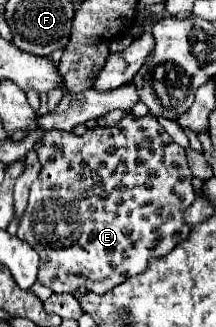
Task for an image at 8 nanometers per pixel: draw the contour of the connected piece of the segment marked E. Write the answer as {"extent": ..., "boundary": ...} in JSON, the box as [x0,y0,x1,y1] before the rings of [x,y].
{"extent":[18,113,196,295],"boundary":[[[126,113],[124,119],[118,121],[116,127],[94,127],[88,129],[84,135],[74,135],[74,133],[60,133],[60,131],[46,131],[46,135],[34,143],[34,151],[38,153],[38,161],[42,163],[42,171],[38,175],[38,179],[32,183],[30,187],[30,203],[26,207],[24,217],[20,219],[20,227],[18,227],[18,239],[26,241],[28,245],[32,245],[38,255],[40,255],[40,271],[38,271],[38,281],[46,287],[50,287],[54,293],[68,293],[68,291],[92,291],[98,295],[104,295],[106,291],[114,289],[116,285],[124,283],[128,277],[142,273],[148,267],[150,259],[158,259],[168,255],[178,243],[182,243],[192,227],[186,225],[184,221],[184,211],[194,203],[196,199],[196,191],[192,187],[192,173],[186,161],[186,151],[176,145],[172,141],[172,137],[164,131],[164,127],[150,115],[146,117],[136,117],[132,113]]]}

